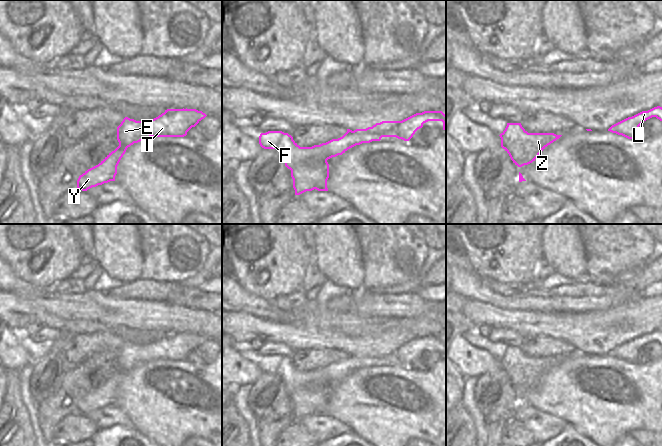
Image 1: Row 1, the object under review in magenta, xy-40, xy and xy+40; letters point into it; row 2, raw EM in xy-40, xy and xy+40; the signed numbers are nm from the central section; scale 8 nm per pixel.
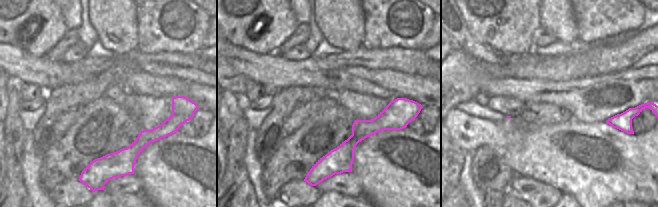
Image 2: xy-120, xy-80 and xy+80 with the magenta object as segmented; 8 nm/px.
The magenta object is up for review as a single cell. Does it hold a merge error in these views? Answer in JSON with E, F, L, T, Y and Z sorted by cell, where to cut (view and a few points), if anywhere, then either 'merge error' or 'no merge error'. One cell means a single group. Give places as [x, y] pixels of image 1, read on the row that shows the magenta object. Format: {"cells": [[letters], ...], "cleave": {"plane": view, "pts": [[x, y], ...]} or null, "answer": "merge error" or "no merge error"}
{"cells": [["E", "F", "L", "T", "Y", "Z"]], "cleave": null, "answer": "no merge error"}

